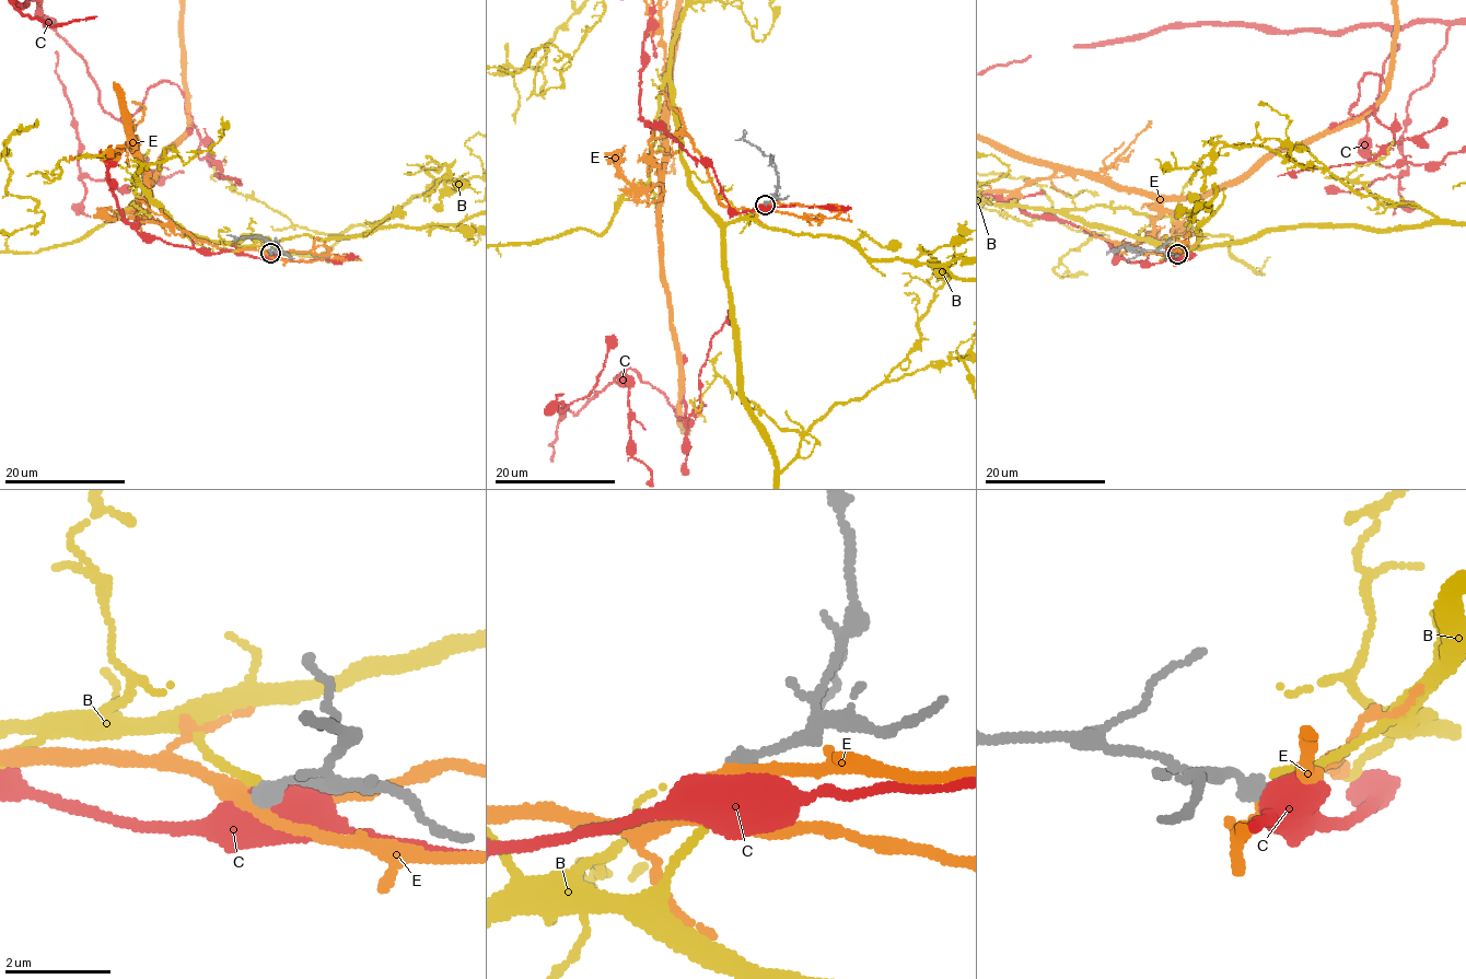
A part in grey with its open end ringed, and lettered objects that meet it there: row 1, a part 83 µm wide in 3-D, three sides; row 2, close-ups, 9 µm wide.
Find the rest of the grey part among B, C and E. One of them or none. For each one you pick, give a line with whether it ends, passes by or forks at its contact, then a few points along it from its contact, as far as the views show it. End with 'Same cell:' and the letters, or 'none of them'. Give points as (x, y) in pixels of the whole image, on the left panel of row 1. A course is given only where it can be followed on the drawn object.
B: it ends there
Same cell: B

